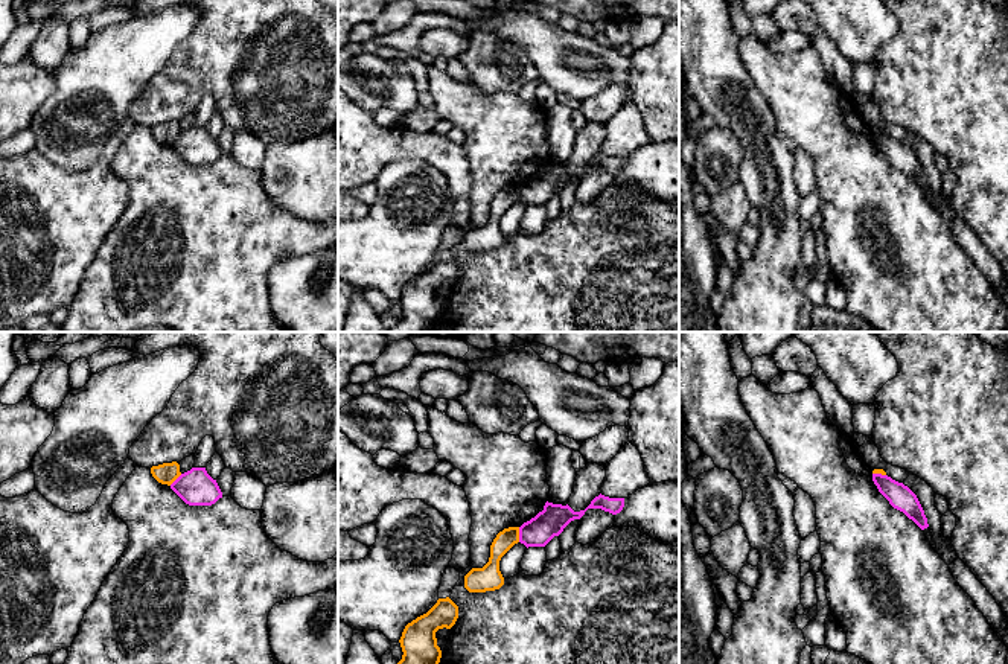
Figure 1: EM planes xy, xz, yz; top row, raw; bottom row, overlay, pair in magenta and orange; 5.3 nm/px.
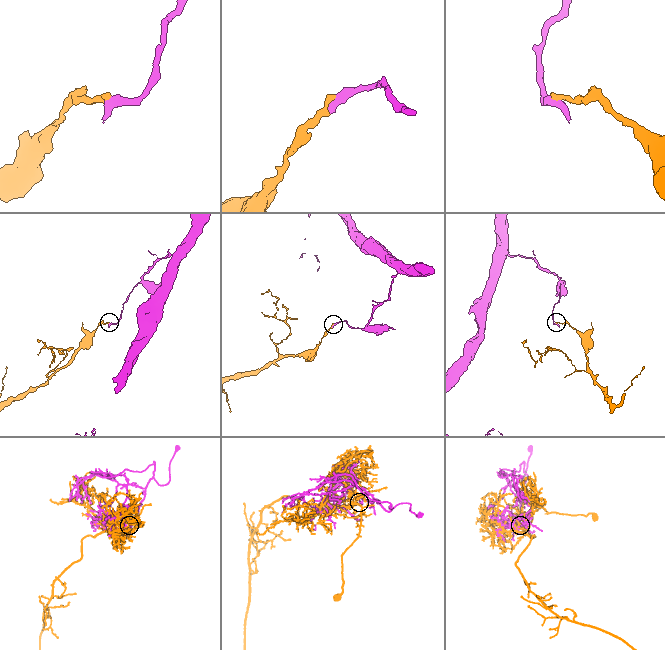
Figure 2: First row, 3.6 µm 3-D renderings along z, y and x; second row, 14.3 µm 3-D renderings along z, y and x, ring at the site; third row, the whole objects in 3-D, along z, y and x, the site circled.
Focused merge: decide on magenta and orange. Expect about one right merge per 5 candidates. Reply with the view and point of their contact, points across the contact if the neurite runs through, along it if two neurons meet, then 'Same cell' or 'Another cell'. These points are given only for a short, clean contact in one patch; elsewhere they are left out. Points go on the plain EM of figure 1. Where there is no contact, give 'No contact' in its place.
Touches magenta at xz (519, 194). Boundary: xz (518, 186), (519, 200). Another cell

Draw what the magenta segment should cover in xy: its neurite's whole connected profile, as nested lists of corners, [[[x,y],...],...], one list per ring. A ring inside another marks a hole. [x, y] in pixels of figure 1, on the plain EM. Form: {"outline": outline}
{"outline": [[[192,126],[181,132],[172,143],[171,148],[189,164],[212,164],[222,151],[206,126]]]}

